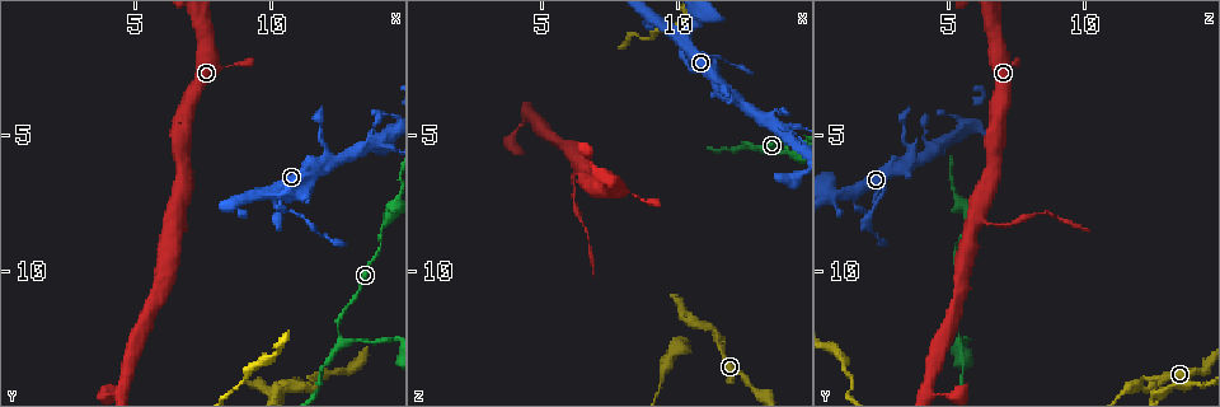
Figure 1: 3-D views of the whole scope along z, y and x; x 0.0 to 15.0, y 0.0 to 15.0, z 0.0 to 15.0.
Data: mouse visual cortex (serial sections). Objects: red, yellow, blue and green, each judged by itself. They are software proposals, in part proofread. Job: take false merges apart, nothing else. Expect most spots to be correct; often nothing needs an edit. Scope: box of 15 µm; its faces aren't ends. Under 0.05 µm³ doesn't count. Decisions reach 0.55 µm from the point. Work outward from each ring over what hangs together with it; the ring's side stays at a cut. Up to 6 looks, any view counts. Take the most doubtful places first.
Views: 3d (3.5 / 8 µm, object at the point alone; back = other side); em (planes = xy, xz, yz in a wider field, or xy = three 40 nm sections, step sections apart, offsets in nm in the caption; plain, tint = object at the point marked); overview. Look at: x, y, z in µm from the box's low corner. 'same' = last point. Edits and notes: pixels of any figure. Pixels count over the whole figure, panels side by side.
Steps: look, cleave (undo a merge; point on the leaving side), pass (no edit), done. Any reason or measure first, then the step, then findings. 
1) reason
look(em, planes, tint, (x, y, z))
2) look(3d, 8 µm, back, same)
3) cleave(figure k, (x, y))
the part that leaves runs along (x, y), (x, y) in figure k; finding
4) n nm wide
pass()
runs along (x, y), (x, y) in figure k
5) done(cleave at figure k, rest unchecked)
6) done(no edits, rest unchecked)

two arms in line, one across
look(3d, 3.5 µm, (12.5, 12.6, 5.4))

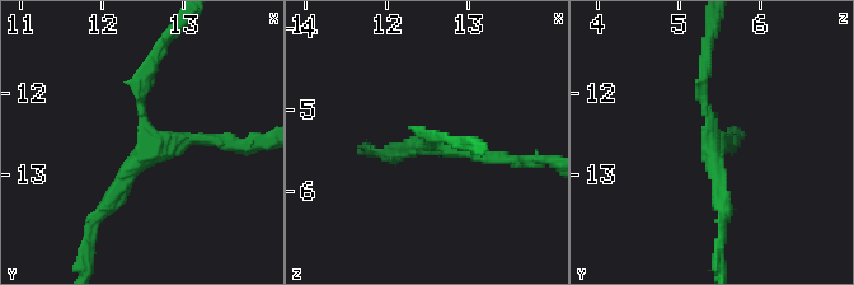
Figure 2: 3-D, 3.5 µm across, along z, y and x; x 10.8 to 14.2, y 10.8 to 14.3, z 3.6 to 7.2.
3 arms; arms of 150, 150, 200 nm
look(em, xy, step 3, tint, (12.60, 12.50, 5.35))

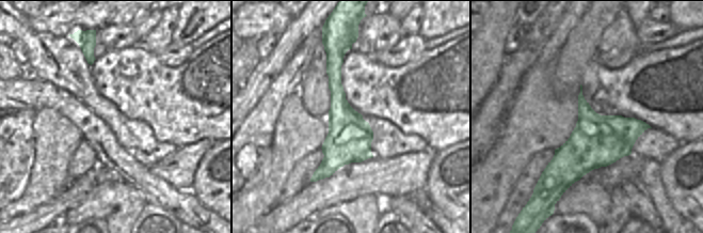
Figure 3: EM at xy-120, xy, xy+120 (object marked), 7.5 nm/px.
pass()
runs along (707, 56), (709, 134), (730, 143) in figure 2; one cell here

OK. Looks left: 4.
branch point
look(3d, 3.5 µm, (6.3, 8.2, 6.4))

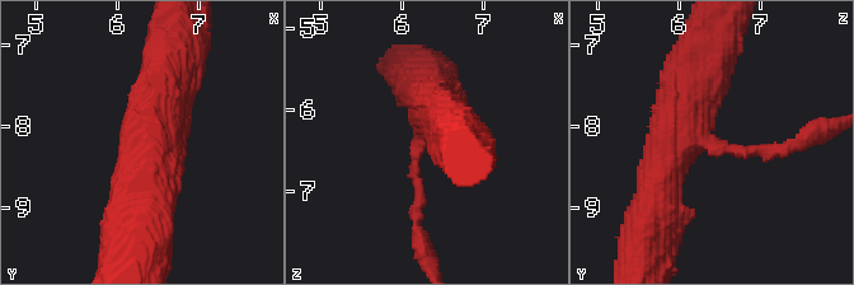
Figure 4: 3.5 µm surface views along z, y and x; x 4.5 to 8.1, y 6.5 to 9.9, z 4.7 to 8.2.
3 arms; arms of 150, 600, 700 nm; need the tissue
look(em, xy, step 3, tint, (6.25, 8.20, 6.30))

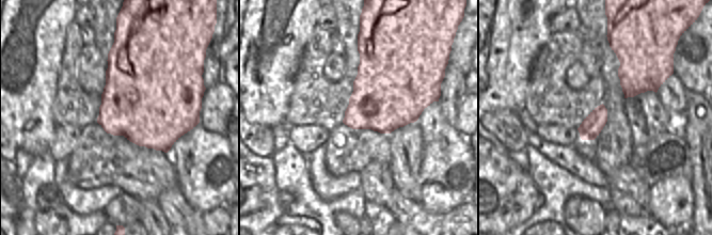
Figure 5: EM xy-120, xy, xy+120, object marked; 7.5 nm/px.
pass()
one cell here

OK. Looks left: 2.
done(no edits, rest unchecked)

